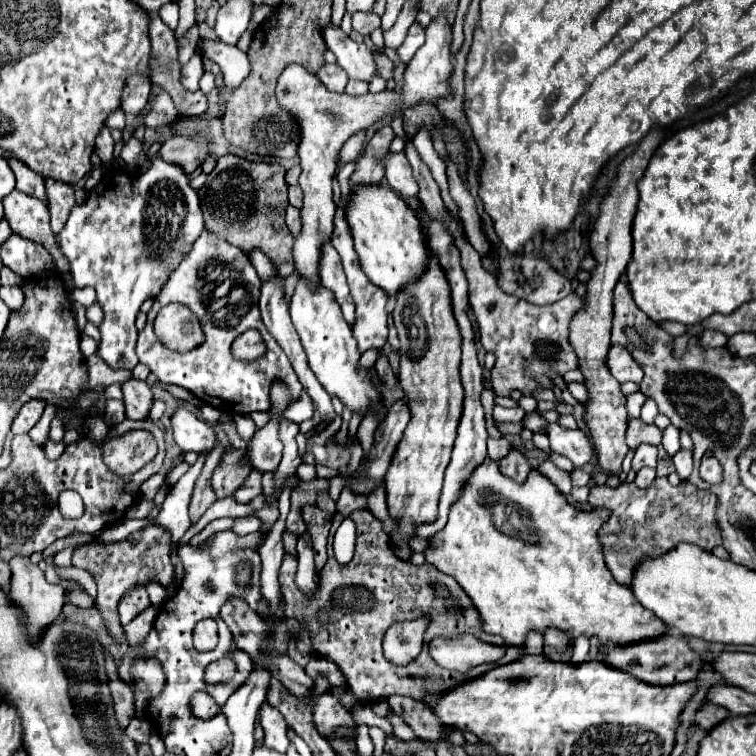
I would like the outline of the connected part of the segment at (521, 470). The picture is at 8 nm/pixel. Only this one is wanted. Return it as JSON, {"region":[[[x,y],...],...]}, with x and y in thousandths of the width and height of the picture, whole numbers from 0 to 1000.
{"region":[[[676,595],[663,611],[660,611],[660,622],[668,627],[668,630],[673,630],[676,635],[681,635],[681,638],[692,638],[692,635],[697,635],[697,627],[700,627],[700,614],[697,614],[697,608],[692,606],[692,601],[687,598],[687,595]]]}

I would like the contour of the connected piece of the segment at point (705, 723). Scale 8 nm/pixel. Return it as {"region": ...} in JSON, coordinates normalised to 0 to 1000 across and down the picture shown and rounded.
{"region":[[[930,931],[930,937],[922,942],[922,963],[938,968],[940,963],[946,963],[946,958],[962,952],[967,944],[962,942],[962,937],[956,934],[946,934],[946,931]]]}

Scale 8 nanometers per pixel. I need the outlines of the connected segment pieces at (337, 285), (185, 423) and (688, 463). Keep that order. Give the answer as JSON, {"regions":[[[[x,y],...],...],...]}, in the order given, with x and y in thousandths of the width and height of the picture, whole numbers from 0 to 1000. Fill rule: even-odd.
{"regions":[[[[438,320],[425,328],[425,357],[422,360],[425,360],[425,376],[440,386],[446,402],[451,405],[456,426],[464,431],[470,426],[470,402],[462,389],[462,378],[456,370],[448,336],[438,325]]],[[[237,540],[226,553],[231,585],[242,598],[276,598],[287,590],[287,574],[282,563],[258,553],[245,540]]],[[[898,595],[890,603],[890,611],[893,611],[896,627],[901,630],[901,635],[909,635],[911,627],[914,627],[914,622],[917,622],[917,598],[914,595]]]]}

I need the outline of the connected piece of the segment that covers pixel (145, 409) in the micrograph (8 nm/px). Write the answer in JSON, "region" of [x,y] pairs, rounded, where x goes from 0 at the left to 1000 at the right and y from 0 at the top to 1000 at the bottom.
{"region":[[[173,500],[163,508],[163,532],[168,537],[168,553],[194,556],[202,534],[202,521],[192,505]]]}

